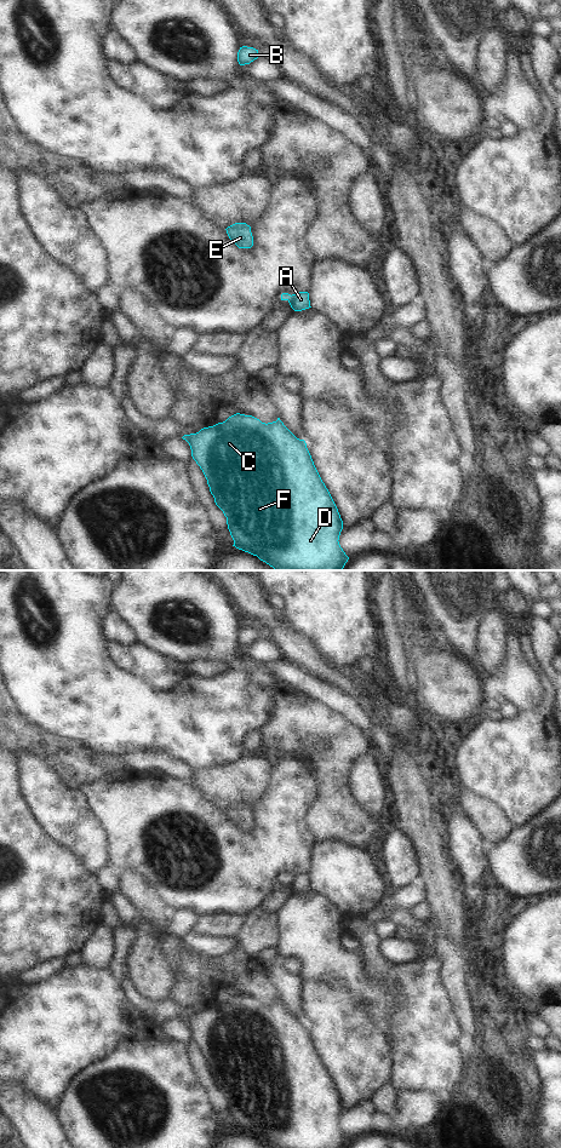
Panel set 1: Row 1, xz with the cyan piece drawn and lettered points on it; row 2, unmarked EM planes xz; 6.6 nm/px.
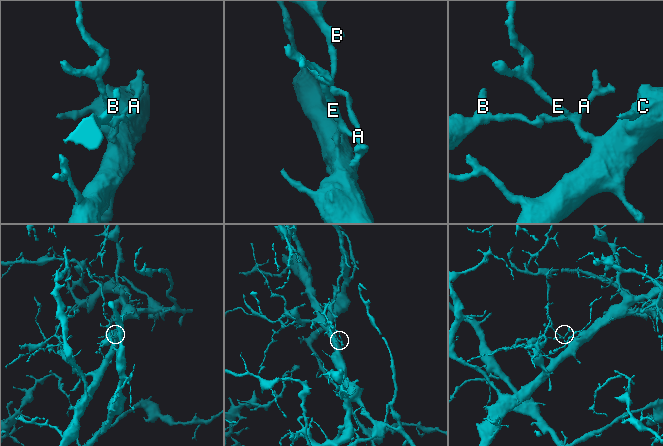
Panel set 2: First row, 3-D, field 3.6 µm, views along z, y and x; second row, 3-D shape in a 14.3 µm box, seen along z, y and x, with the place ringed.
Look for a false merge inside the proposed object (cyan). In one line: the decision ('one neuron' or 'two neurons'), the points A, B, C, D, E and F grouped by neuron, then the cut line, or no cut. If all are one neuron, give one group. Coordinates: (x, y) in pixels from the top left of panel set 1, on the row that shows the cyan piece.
two neurons; A B / C D E F; cut in xz along (291, 296), (287, 299)

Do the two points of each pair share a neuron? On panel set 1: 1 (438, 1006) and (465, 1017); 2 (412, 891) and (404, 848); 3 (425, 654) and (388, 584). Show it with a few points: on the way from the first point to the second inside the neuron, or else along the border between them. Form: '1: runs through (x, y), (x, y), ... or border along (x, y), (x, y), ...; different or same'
1: border along (442, 986), (461, 1029), (461, 1040); different
2: border along (419, 876), (389, 891); different
3: border along (398, 584), (395, 593), (396, 625); different

